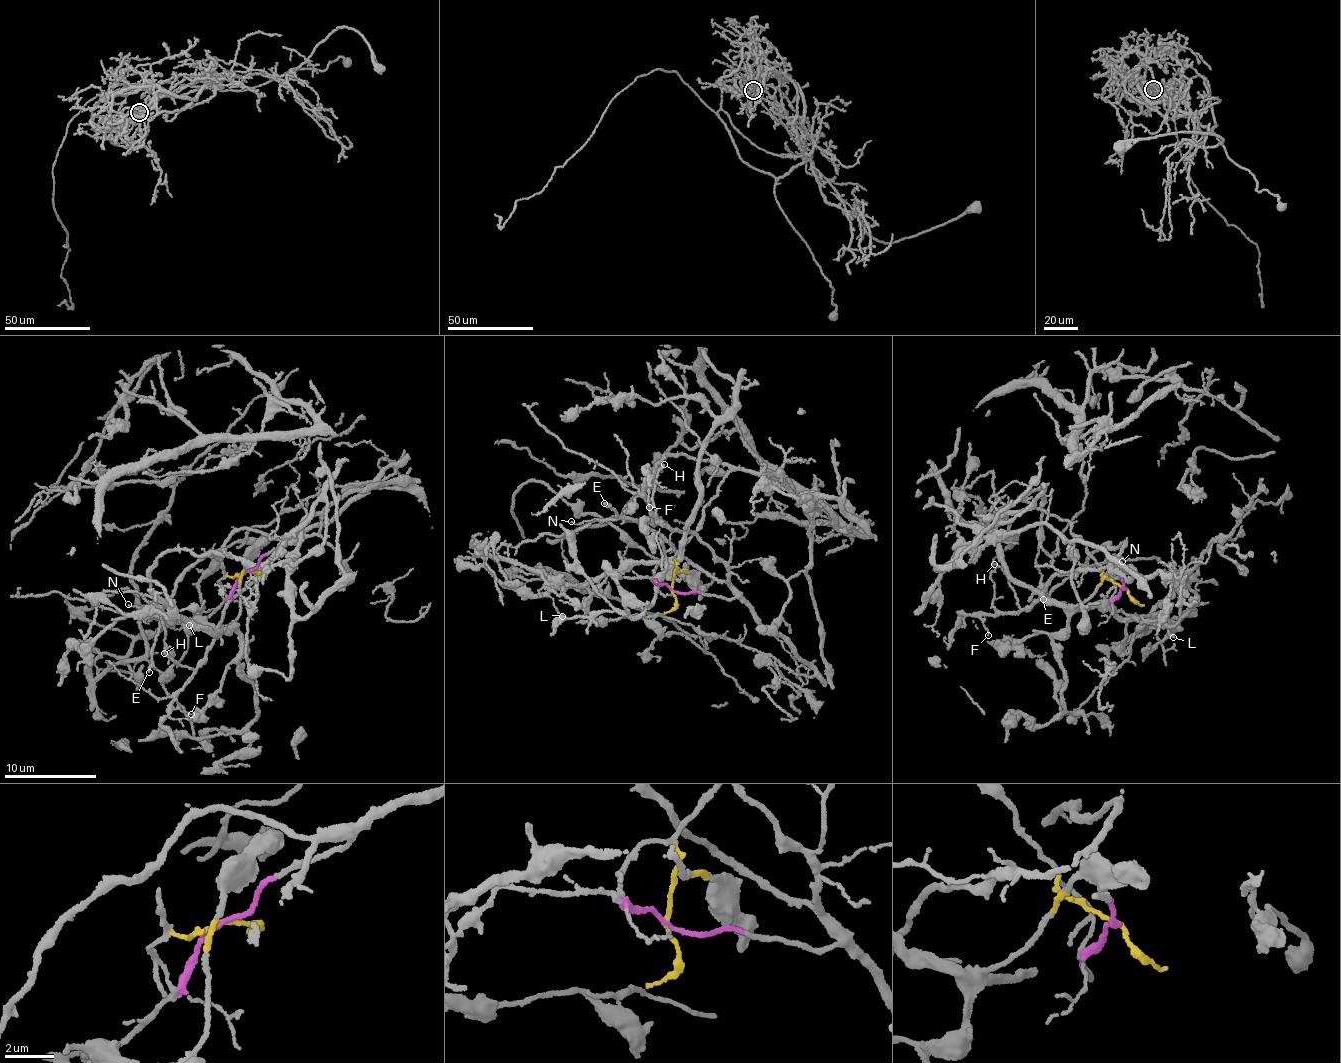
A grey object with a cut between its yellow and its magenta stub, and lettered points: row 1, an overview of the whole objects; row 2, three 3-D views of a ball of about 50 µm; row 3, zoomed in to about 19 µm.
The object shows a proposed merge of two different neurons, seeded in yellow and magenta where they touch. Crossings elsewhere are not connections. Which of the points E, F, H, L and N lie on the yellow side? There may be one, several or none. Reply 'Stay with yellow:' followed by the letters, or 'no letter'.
Stay with yellow: L

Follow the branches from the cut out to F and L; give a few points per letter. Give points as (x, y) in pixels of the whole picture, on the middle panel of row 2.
F: (673, 589), (734, 596), (728, 564), (691, 532), (675, 532), (650, 511), (647, 486), (650, 508)
L: (673, 589), (675, 573), (683, 572), (674, 565), (633, 560), (598, 578), (564, 583), (550, 595), (562, 616)

